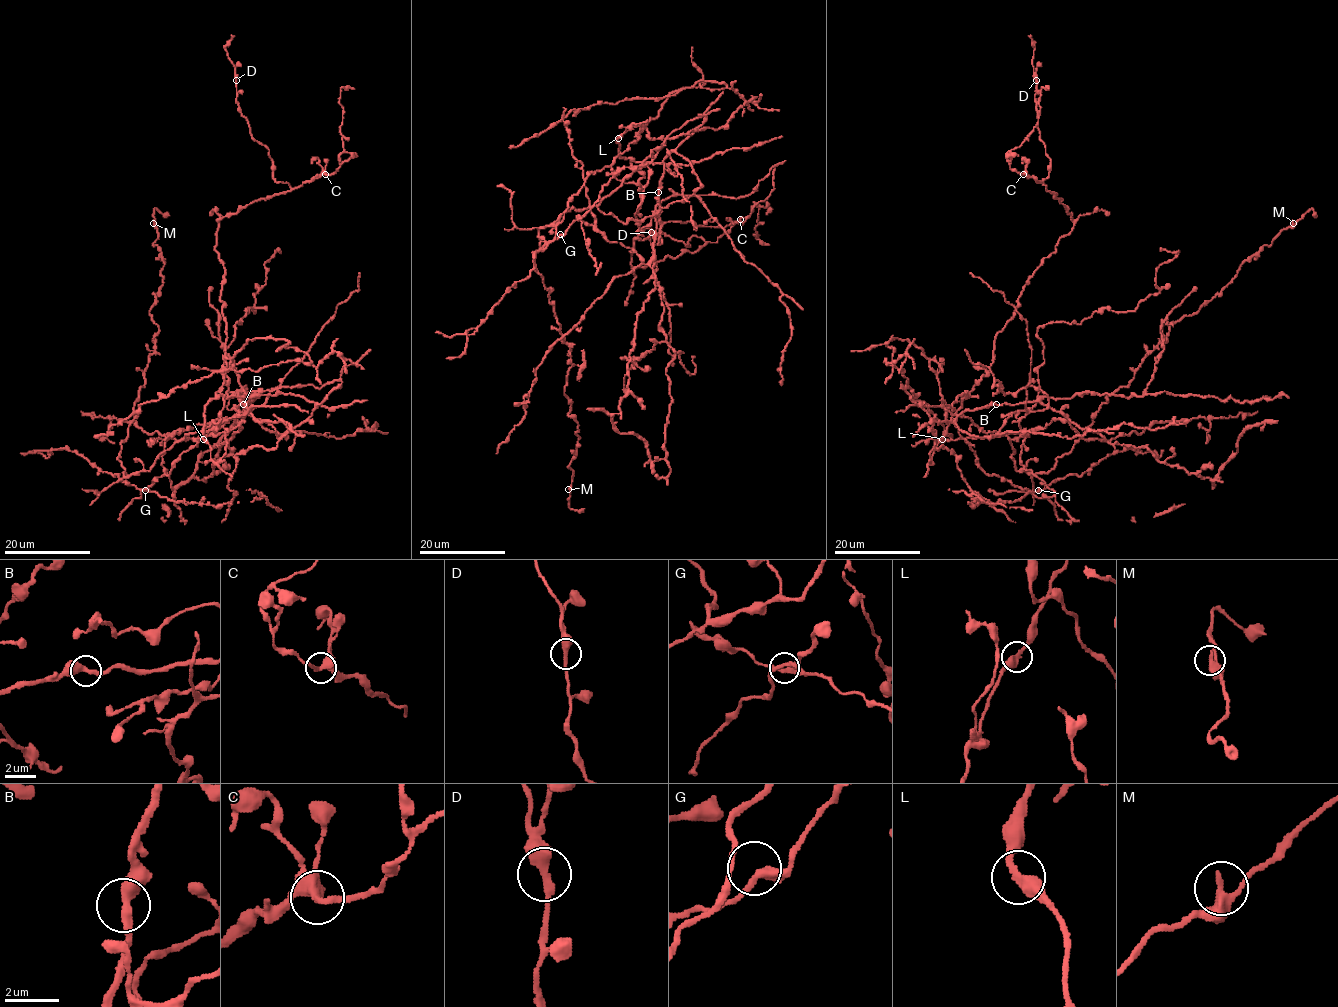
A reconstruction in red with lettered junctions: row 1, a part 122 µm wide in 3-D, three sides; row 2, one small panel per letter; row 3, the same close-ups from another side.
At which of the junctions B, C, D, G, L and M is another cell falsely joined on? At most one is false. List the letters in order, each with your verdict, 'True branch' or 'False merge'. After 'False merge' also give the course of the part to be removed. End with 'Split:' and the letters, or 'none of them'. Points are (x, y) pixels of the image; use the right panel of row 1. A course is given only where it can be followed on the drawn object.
B: True branch
C: True branch
D: True branch
G: True branch
L: True branch
M: True branch
Split: none of them

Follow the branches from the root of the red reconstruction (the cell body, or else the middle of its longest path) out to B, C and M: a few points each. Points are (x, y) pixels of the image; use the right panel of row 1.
B: (1042, 481), (1016, 469), (1010, 441), (1027, 436), (1015, 412), (990, 437), (958, 427), (963, 412), (996, 404)
C: (1042, 481), (1032, 493), (986, 474), (950, 423), (989, 370), (1026, 281), (1074, 226), (1062, 199), (1023, 174)
M: (1042, 481), (1042, 474), (1071, 450), (1107, 397), (1129, 384), (1169, 327), (1219, 294), (1245, 261), (1293, 223)

